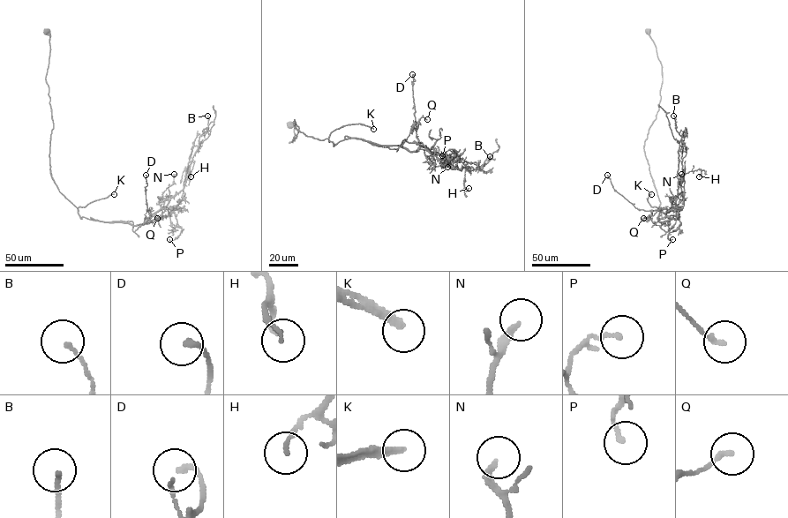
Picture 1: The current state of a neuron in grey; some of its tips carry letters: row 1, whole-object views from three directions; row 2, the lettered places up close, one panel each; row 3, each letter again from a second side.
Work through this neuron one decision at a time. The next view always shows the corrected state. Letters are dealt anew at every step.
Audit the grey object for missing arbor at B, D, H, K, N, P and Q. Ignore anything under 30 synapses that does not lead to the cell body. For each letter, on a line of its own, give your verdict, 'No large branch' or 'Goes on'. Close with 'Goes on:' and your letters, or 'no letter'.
B: No large branch
D: No large branch
H: No large branch
K: Goes on
N: No large branch
P: No large branch
Q: No large branch
Goes on: K

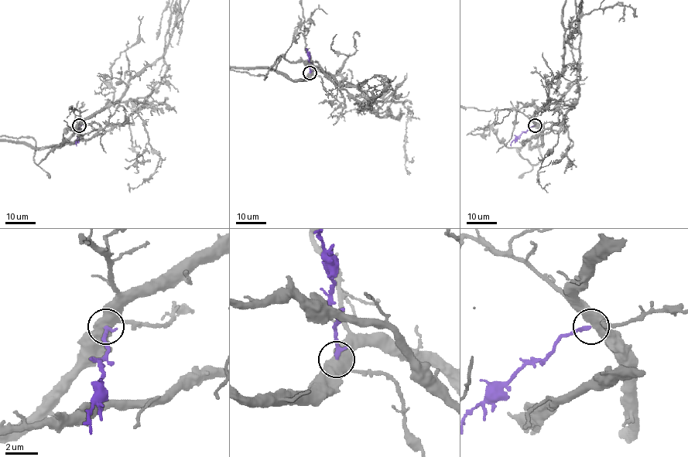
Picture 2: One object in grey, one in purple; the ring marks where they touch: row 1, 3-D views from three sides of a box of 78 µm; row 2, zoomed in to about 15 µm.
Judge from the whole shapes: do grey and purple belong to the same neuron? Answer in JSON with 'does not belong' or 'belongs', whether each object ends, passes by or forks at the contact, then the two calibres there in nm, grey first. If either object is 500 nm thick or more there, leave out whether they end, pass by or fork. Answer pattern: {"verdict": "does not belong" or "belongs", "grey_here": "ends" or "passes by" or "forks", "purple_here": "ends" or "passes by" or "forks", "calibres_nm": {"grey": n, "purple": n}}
{"verdict": "belongs", "calibres_nm": {"grey": 500, "purple": 240}}

